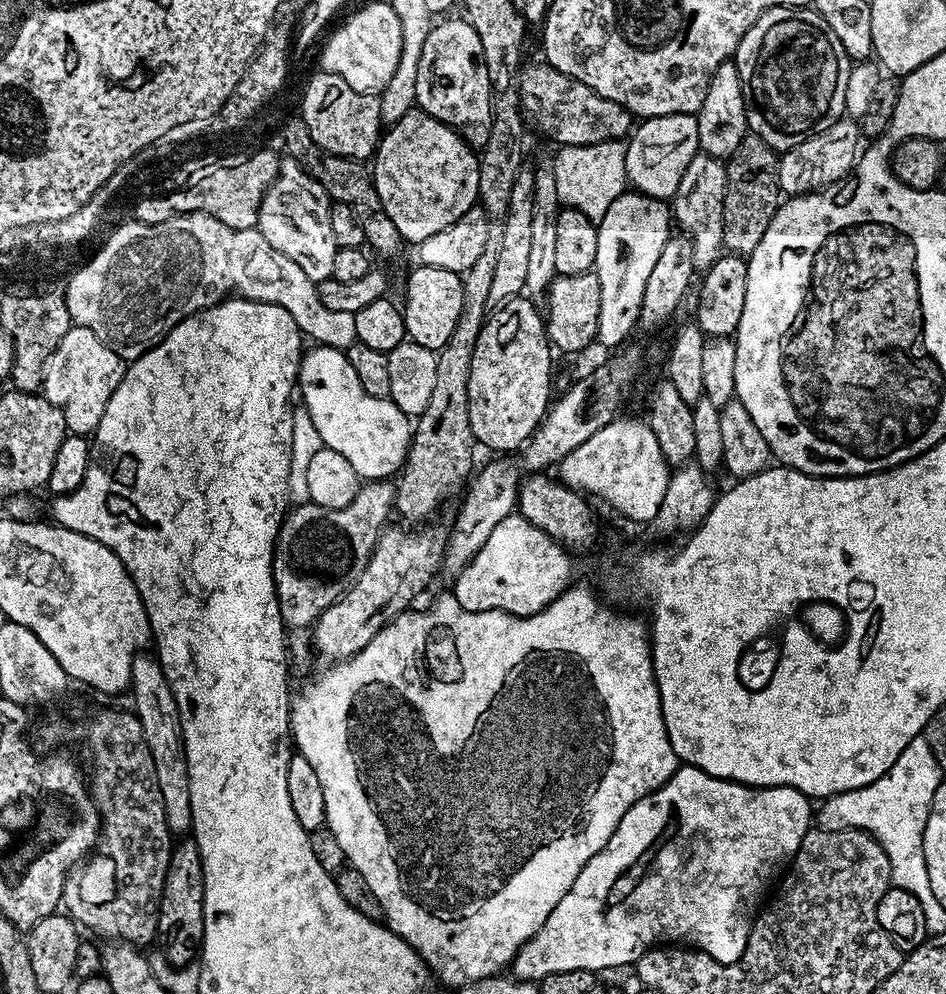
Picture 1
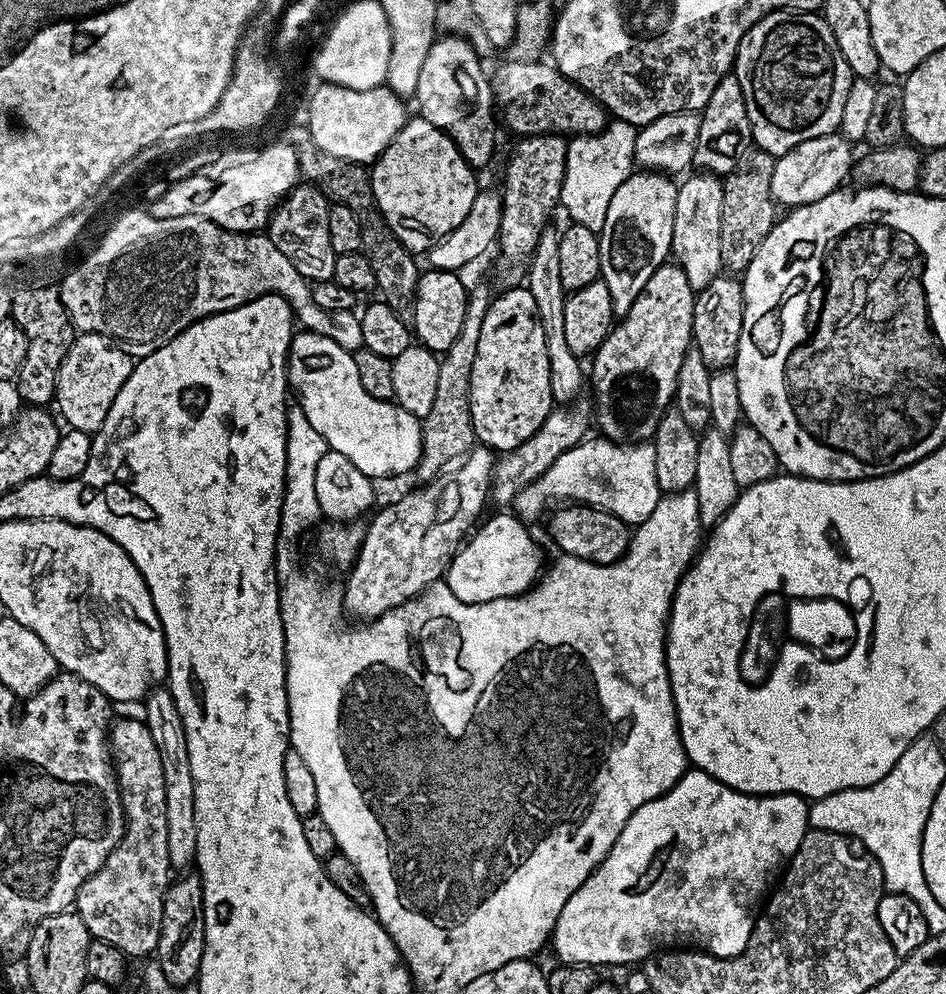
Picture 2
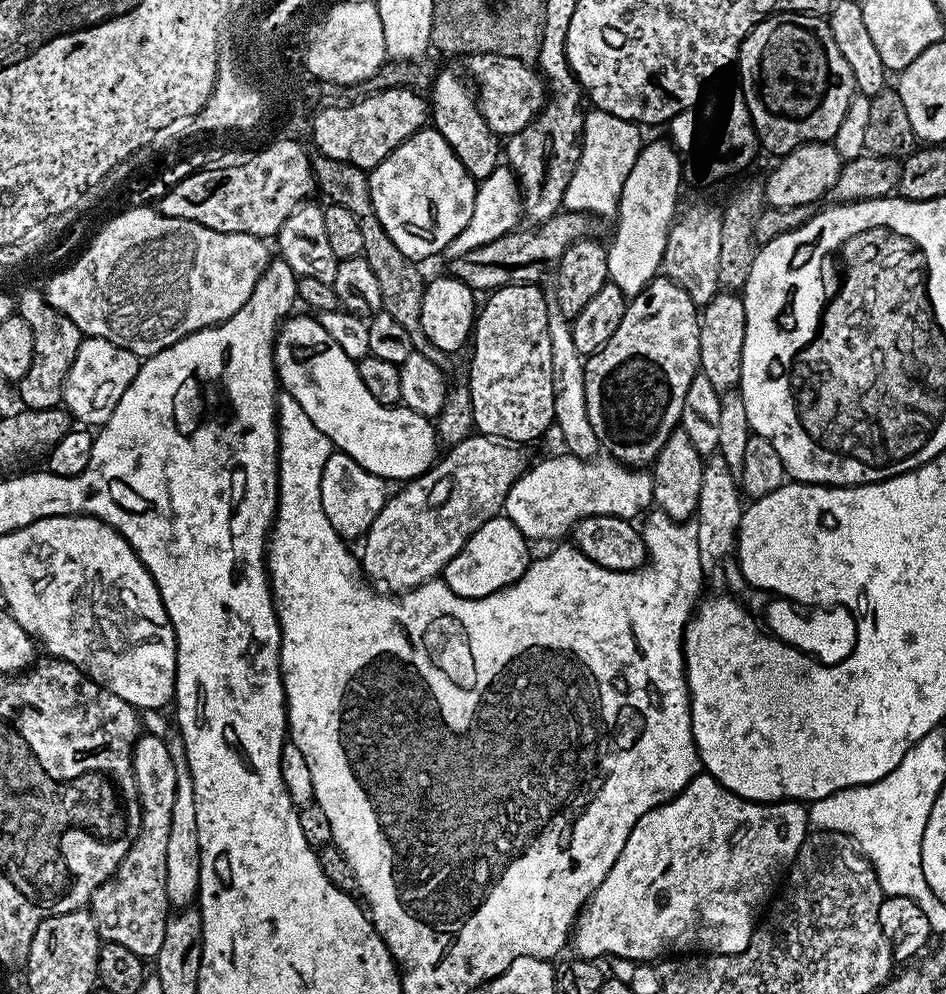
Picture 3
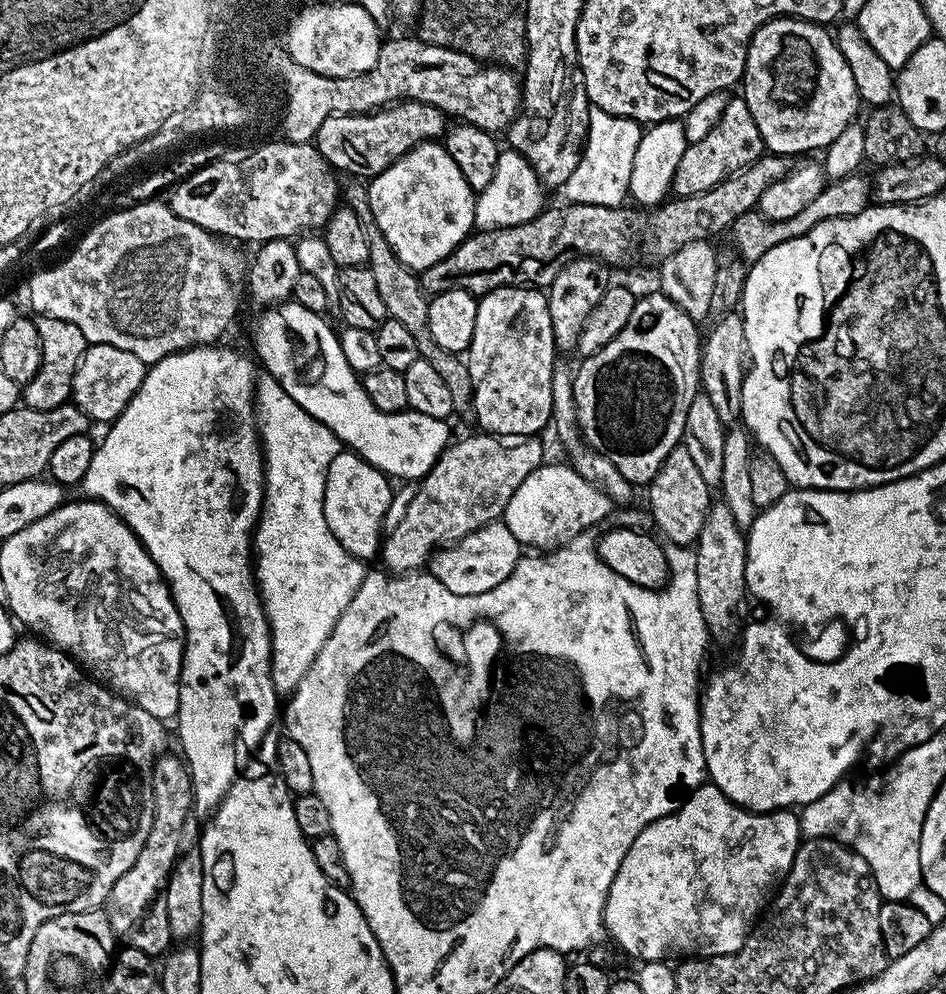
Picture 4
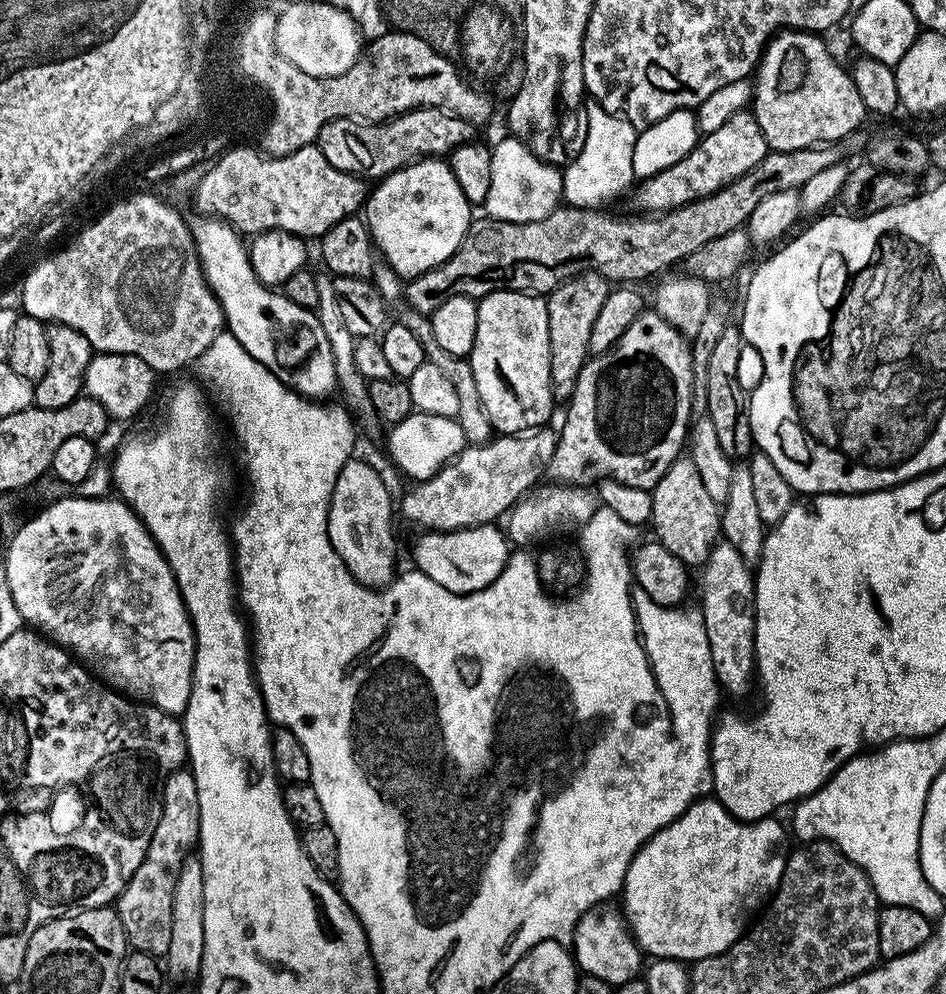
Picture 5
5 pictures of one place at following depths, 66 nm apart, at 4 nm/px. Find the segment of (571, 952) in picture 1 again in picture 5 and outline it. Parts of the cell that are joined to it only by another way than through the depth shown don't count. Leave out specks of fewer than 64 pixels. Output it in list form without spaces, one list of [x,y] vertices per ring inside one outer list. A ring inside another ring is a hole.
[[[701,798],[696,803],[690,805],[673,824],[667,824],[662,830],[655,832],[636,851],[636,855],[633,856],[630,866],[626,870],[626,878],[624,879],[624,887],[622,889],[622,897],[624,896],[622,915],[628,925],[628,931],[632,933],[632,937],[639,944],[641,953],[648,955],[649,952],[649,957],[652,958],[695,962],[702,958],[710,958],[714,954],[722,954],[734,941],[744,935],[753,917],[767,905],[772,893],[780,885],[780,879],[784,873],[784,864],[788,861],[788,854],[789,849],[787,847],[784,848],[784,828],[776,821],[776,818],[765,818],[754,821],[735,820],[721,806],[719,800],[715,798]]]

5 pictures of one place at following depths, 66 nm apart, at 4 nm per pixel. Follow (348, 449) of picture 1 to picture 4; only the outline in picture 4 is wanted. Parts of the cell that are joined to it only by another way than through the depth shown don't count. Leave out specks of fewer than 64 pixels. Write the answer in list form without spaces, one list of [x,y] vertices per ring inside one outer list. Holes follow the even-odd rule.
[[[281,302],[275,306],[265,307],[261,312],[264,313],[256,324],[255,359],[262,368],[264,363],[263,371],[274,377],[294,402],[302,406],[314,419],[326,425],[345,447],[363,457],[390,478],[402,478],[403,481],[411,482],[424,477],[433,468],[434,462],[448,447],[452,438],[450,424],[447,421],[418,414],[409,408],[402,412],[378,410],[370,402],[370,398],[366,397],[364,385],[346,360],[346,354],[342,354],[337,329],[335,327],[332,329],[324,321],[325,317],[321,313],[306,310],[306,306],[295,302]]]

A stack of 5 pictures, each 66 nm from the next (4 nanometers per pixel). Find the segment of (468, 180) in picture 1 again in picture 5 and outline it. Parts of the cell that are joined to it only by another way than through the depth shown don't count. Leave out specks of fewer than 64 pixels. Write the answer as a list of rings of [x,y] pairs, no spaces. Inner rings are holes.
[[[425,158],[416,160],[406,167],[383,177],[376,189],[366,196],[366,223],[372,234],[373,245],[379,255],[402,278],[420,276],[437,268],[460,248],[462,238],[468,232],[468,226],[474,219],[473,205],[468,203],[466,194],[458,187],[458,178],[454,178],[452,168],[444,158]]]

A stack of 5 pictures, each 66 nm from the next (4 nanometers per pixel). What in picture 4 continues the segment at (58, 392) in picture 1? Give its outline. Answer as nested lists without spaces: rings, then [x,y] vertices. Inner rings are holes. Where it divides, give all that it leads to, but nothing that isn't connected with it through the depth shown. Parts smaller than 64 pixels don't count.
[[[89,344],[74,374],[71,403],[77,404],[88,415],[89,421],[116,420],[122,410],[126,410],[130,398],[134,398],[138,386],[142,386],[145,371],[146,365],[134,358],[130,350],[118,350],[118,346],[109,344]]]

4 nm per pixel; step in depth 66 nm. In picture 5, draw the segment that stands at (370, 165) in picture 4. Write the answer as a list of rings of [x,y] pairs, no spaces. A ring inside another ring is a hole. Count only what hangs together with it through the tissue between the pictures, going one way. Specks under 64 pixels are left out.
[[[414,108],[383,122],[359,120],[332,120],[322,126],[318,147],[326,154],[326,162],[353,176],[383,178],[425,158],[444,158],[460,144],[473,139],[474,125],[471,120],[451,116],[440,108]]]

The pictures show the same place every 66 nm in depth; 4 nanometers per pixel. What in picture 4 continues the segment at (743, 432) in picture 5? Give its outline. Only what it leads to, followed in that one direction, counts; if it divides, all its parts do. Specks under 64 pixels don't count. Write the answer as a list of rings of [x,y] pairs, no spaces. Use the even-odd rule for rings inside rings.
[[[733,310],[711,327],[703,337],[700,350],[700,386],[713,402],[714,410],[718,410],[718,418],[722,418],[724,425],[728,426],[741,419],[740,403],[748,351],[744,318],[739,311]]]

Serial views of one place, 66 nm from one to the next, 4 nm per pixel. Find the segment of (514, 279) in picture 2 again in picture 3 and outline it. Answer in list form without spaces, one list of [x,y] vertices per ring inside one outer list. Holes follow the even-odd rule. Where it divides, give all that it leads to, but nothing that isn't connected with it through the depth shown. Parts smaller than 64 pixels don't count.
[[[560,92],[556,103],[545,103],[539,115],[523,127],[518,134],[507,137],[504,156],[509,168],[515,173],[520,184],[521,207],[525,219],[533,225],[544,223],[561,209],[566,186],[577,169],[580,147],[578,145],[583,131],[583,111],[579,111],[579,93]]]

